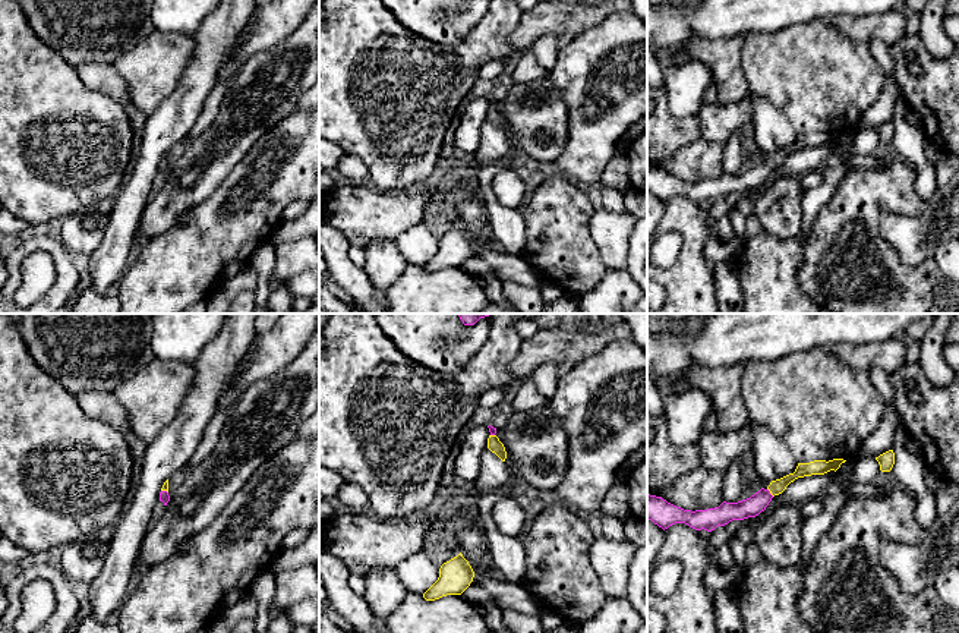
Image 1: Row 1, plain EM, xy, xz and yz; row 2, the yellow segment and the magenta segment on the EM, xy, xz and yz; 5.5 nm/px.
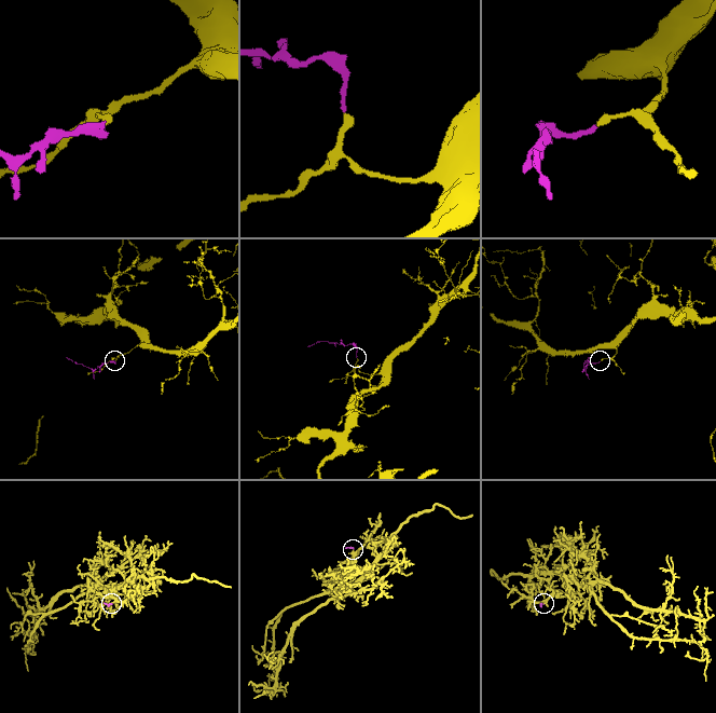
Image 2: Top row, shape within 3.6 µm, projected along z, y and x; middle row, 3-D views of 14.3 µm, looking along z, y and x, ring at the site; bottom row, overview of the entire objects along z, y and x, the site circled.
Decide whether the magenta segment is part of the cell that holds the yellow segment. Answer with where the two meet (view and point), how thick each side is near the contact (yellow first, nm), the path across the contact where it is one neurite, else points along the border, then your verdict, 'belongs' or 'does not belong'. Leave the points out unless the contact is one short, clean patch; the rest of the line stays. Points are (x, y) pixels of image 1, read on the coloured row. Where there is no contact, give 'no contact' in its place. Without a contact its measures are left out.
meets yellow in yz at (770, 493); 80 nm thick on the yellow side, 110 nm on the other; runs through yz (776, 487), (770, 493), (757, 503); belongs

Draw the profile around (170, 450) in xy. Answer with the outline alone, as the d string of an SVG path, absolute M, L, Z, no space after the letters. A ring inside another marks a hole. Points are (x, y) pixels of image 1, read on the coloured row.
M227 314L217 337L193 362L195 382L177 416L149 444L143 456L139 485L132 506L122 513L104 544L105 561L91 583L89 618L98 624L119 612L135 582L135 561L151 526L151 514L164 482L189 464L202 441L204 429L218 410L218 399L256 337L258 314Z

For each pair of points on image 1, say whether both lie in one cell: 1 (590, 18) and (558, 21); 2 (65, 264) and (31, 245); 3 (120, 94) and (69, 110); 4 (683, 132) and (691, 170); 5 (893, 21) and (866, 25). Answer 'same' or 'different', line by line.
1: same
2: same
3: different
4: different
5: same

